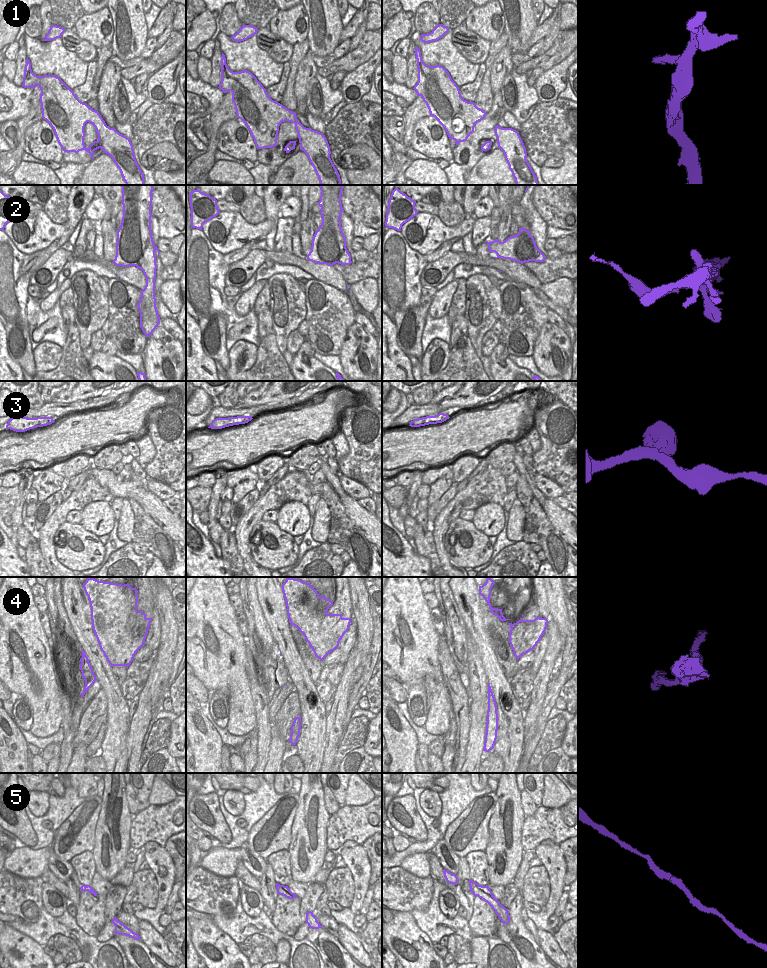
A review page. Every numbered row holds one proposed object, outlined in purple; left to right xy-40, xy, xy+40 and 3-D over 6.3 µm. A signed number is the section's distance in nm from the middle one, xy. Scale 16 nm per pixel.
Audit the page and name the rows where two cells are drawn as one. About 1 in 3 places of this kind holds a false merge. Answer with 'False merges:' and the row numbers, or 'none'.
False merges: 2, 4

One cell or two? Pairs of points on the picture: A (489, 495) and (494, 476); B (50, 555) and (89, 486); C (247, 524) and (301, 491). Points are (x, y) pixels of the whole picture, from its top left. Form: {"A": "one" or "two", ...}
{"A": "one", "B": "one", "C": "one"}

